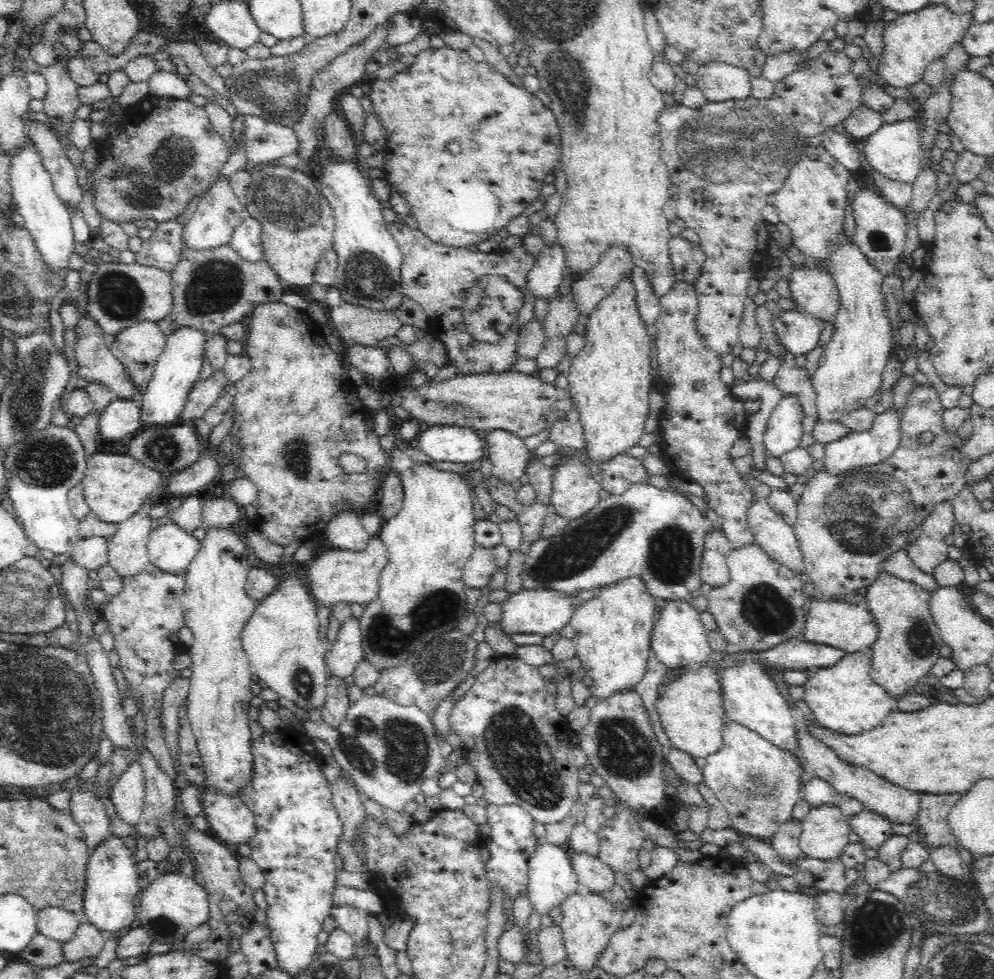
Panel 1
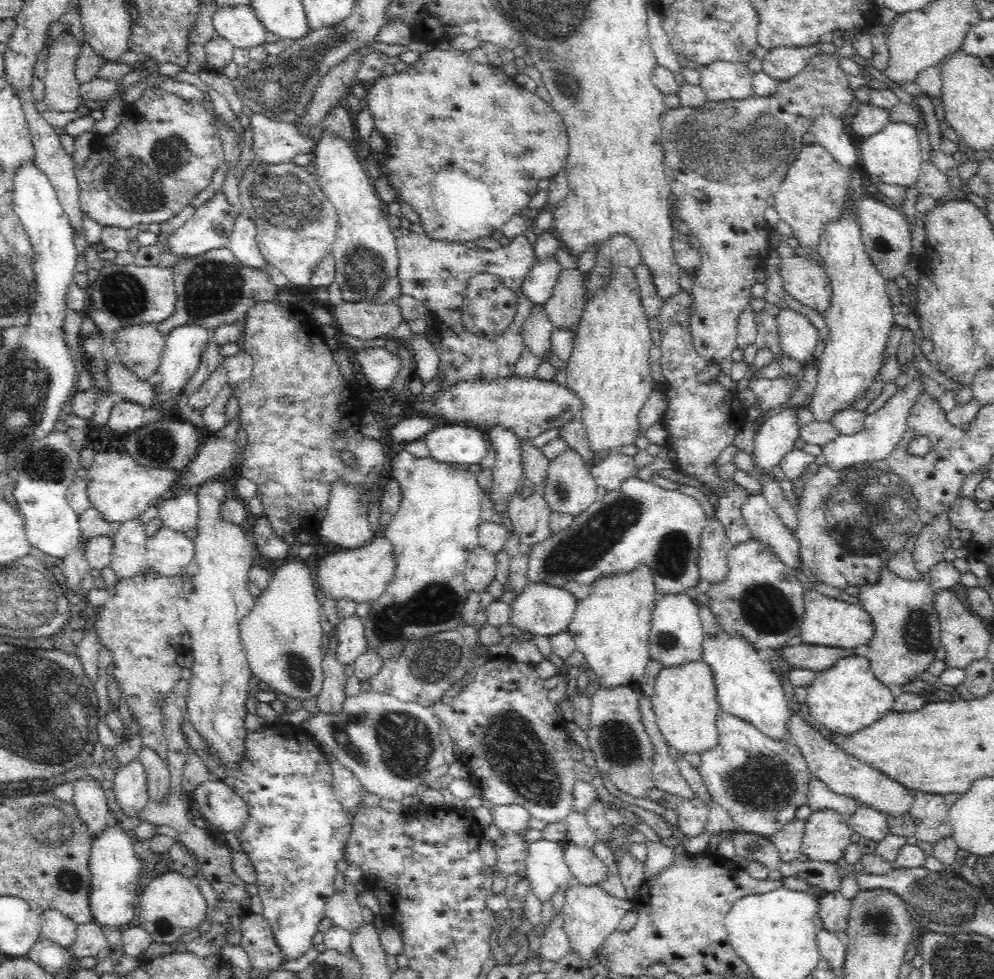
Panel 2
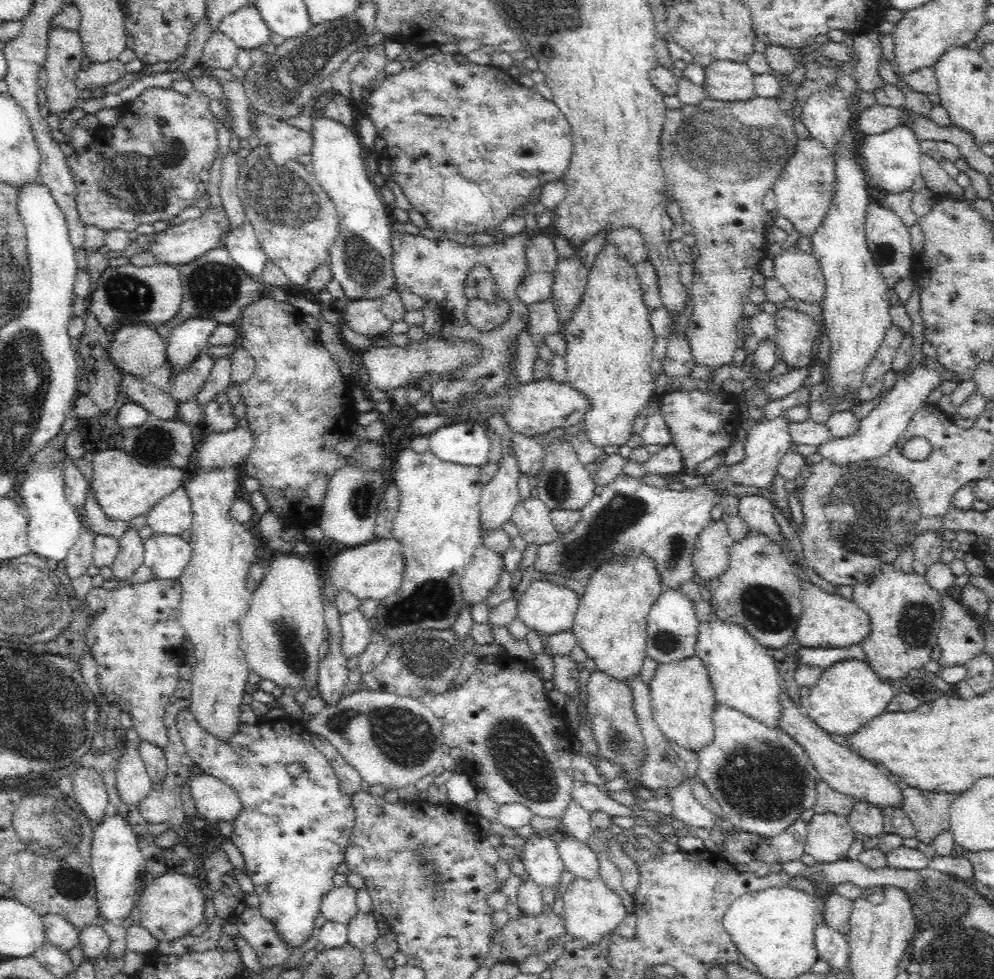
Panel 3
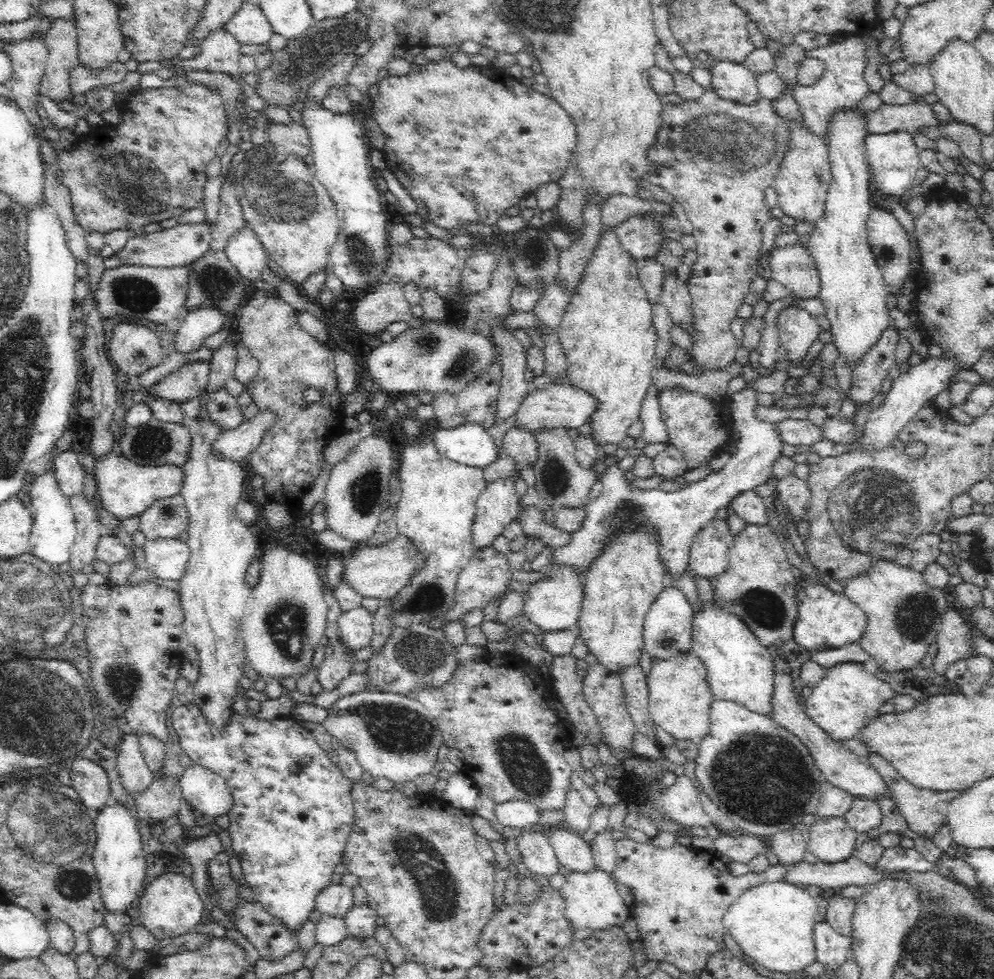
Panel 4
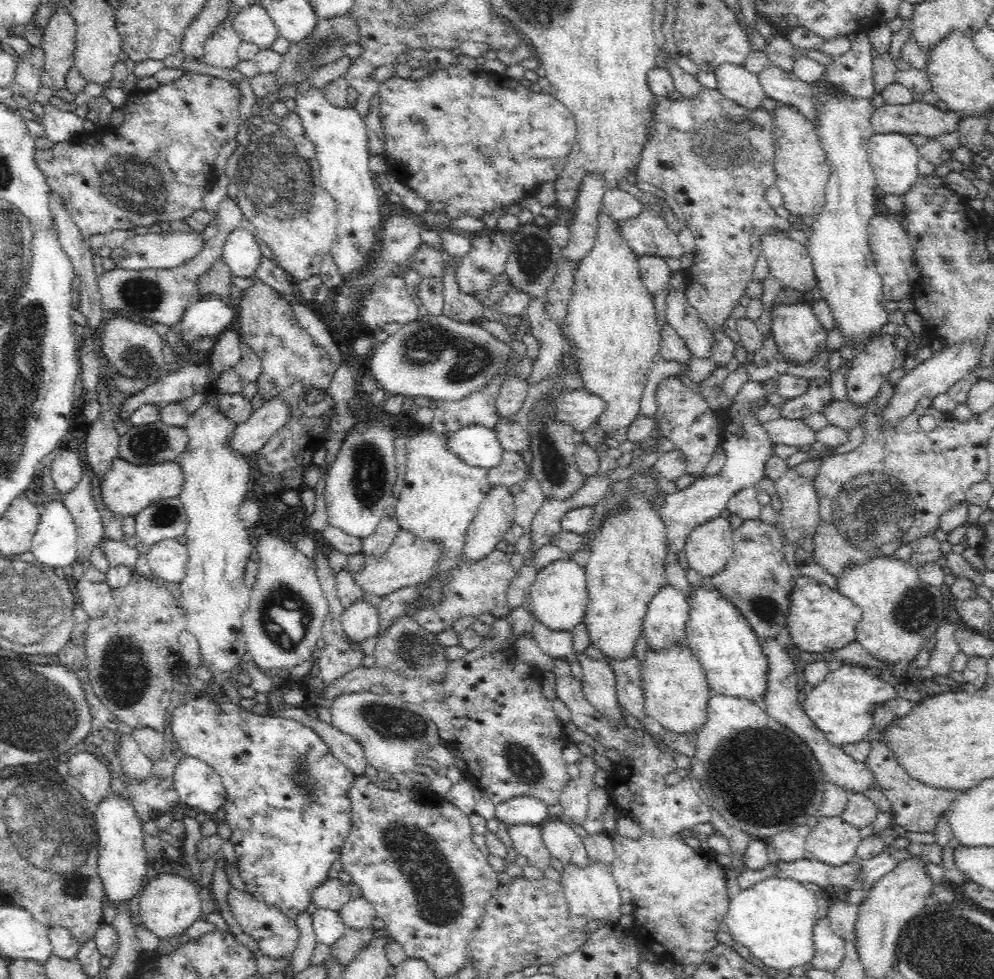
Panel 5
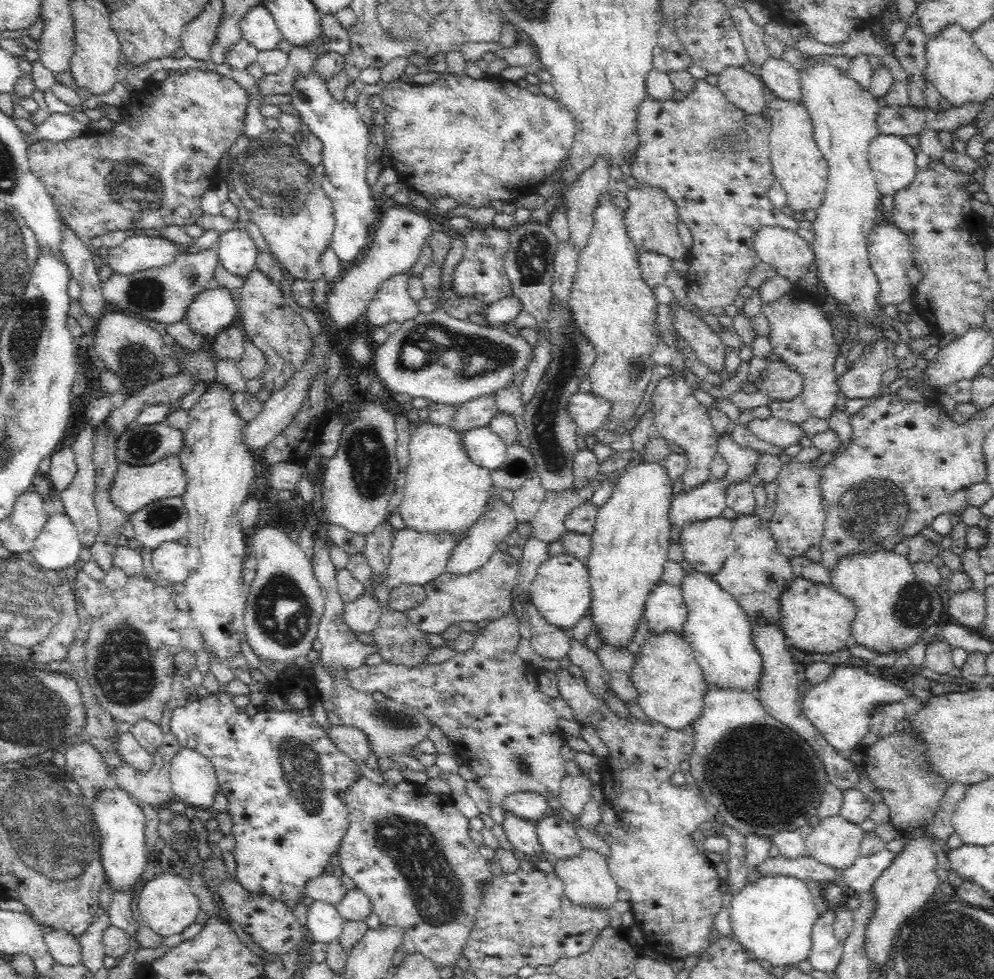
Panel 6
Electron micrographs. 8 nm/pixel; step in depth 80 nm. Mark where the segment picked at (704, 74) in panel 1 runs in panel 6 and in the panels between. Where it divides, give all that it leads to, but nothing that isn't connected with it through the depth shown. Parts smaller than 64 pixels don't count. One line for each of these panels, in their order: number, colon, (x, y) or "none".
2: (721, 80)
3: (725, 80)
4: (734, 82)
5: (734, 82)
6: (743, 89)

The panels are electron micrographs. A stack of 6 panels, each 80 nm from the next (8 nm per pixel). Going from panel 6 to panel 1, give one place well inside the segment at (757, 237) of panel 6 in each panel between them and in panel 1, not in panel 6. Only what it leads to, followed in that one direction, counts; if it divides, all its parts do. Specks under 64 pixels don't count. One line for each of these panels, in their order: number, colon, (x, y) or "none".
1: (814, 291)
2: (805, 280)
3: (800, 273)
4: (792, 266)
5: (789, 262)

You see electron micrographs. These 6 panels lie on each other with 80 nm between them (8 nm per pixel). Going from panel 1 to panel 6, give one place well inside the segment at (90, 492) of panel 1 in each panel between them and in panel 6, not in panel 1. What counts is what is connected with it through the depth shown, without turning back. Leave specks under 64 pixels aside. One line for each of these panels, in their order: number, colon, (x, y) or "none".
2: (121, 490)
3: (124, 489)
4: (126, 489)
5: (127, 489)
6: (134, 487)

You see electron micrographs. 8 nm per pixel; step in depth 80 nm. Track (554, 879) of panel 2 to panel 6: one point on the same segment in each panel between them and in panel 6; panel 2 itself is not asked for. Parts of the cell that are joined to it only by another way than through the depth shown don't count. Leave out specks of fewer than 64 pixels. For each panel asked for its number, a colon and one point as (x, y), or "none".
3: (539, 854)
4: (537, 854)
5: (526, 838)
6: (521, 832)

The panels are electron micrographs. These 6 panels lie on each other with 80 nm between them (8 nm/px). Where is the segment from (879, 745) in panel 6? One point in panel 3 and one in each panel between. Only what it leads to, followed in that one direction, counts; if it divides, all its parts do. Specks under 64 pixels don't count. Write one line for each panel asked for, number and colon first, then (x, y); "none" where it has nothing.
3: (928, 811)
4: (925, 810)
5: (916, 806)

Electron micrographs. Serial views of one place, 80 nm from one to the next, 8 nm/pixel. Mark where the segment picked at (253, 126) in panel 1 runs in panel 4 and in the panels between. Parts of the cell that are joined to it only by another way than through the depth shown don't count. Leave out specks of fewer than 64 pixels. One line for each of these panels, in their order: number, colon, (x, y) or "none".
2: (275, 142)
3: (286, 142)
4: (291, 139)

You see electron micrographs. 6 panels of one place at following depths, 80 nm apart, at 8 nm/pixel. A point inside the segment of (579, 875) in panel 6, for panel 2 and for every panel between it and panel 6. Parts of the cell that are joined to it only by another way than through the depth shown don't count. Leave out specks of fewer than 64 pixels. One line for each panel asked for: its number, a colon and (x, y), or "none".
2: (590, 915)
3: (591, 910)
4: (592, 902)
5: (591, 890)

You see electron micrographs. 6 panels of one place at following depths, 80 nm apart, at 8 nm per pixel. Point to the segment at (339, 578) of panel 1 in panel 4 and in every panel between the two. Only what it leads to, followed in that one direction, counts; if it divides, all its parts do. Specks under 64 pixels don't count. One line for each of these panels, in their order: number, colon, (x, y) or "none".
2: (363, 574)
3: (374, 570)
4: (381, 573)

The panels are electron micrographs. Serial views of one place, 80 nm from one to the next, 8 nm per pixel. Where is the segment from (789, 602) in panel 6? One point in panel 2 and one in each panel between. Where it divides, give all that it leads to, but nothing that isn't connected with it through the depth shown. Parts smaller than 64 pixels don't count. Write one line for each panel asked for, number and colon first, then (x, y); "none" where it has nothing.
2: (827, 621)
3: (826, 620)
4: (825, 620)
5: (819, 619)

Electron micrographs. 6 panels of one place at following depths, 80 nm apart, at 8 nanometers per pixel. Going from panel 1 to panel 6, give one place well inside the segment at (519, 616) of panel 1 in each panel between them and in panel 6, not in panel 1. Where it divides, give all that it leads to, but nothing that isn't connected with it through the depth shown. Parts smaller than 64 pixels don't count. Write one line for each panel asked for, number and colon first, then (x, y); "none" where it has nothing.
2: (542, 609)
3: (545, 607)
4: (553, 604)
5: (559, 594)
6: (561, 592)

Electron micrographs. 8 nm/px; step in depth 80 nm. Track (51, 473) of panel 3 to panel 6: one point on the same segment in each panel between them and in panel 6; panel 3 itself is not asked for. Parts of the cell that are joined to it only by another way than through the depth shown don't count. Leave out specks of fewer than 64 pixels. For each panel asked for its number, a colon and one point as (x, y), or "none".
4: (53, 533)
5: (54, 545)
6: (57, 547)

